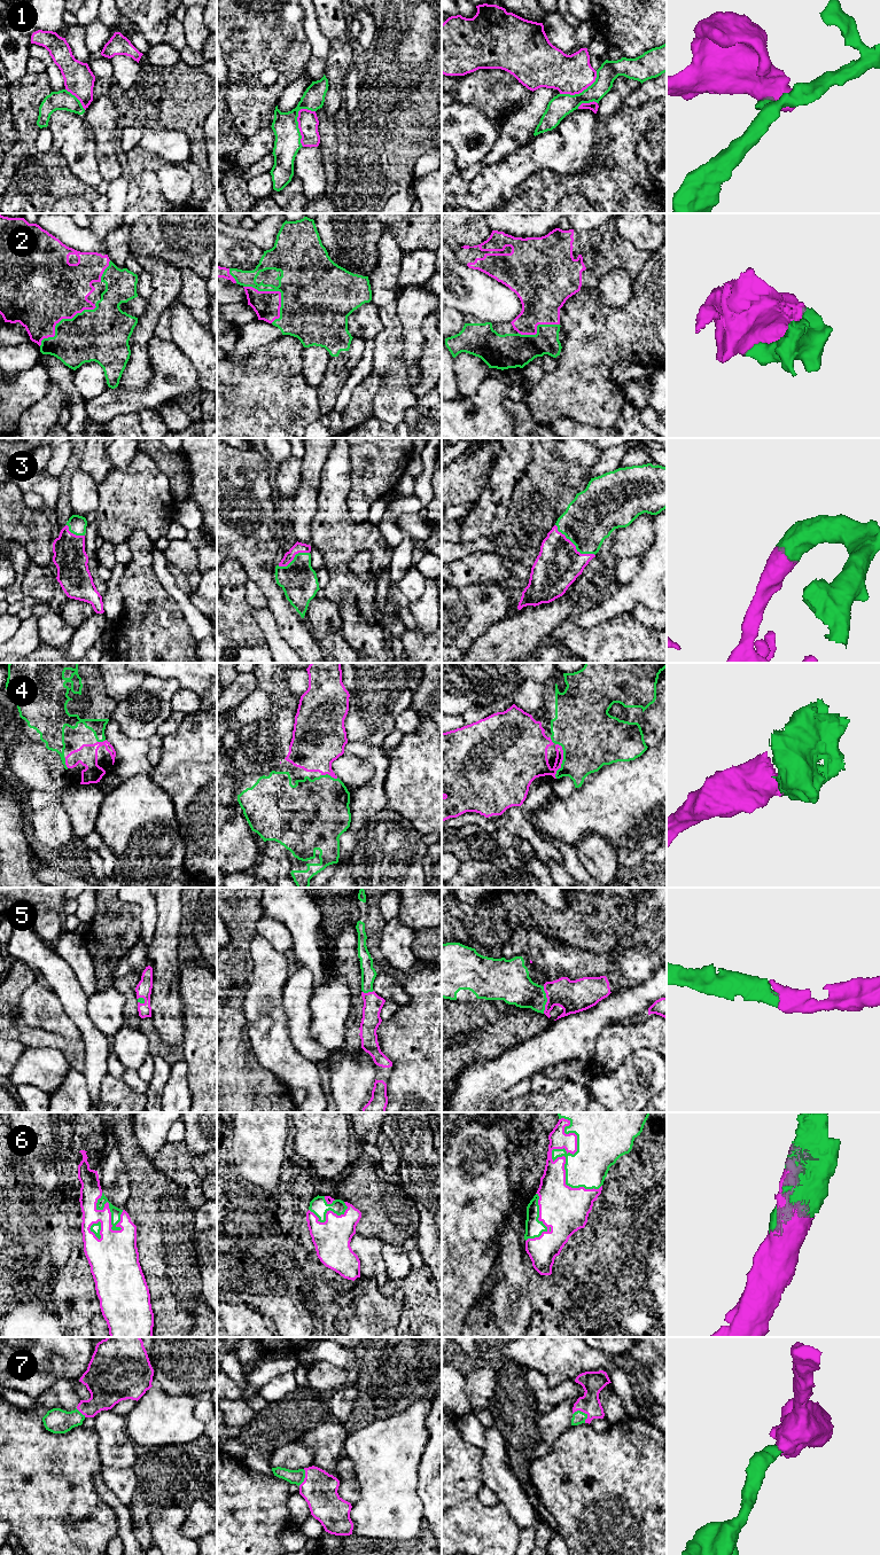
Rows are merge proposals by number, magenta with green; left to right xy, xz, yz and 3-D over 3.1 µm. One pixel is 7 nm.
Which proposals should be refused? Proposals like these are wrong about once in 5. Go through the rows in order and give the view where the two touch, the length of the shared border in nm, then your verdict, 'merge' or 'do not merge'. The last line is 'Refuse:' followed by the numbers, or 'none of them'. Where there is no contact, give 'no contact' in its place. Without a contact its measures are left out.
1: contact in xz; length 280 nm; do not merge
2: contact in xy; length 500 nm; merge
3: contact in yz; length 360 nm; merge
4: contact in yz; length 240 nm; merge
5: contact in yz; length 190 nm; merge
6: contact in yz; length 550 nm; merge
7: contact in yz; length 120 nm; merge
Refuse: 1

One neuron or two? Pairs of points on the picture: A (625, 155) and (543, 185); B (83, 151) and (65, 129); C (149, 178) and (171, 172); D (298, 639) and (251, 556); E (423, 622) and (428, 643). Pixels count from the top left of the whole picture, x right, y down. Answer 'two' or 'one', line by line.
A: one
B: one
C: two
D: one
E: two

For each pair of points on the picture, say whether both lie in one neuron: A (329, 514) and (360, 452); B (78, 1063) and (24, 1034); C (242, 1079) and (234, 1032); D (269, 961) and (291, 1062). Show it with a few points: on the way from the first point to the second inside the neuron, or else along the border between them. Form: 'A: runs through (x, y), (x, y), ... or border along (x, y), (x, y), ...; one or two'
A: border along (350, 450), (350, 489), (345, 497); two
B: runs through (67, 1049), (56, 1040), (38, 1038); one
C: runs through (234, 1068), (234, 1044); one
D: runs through (269, 986), (271, 1014), (274, 1020), (274, 1037); one

